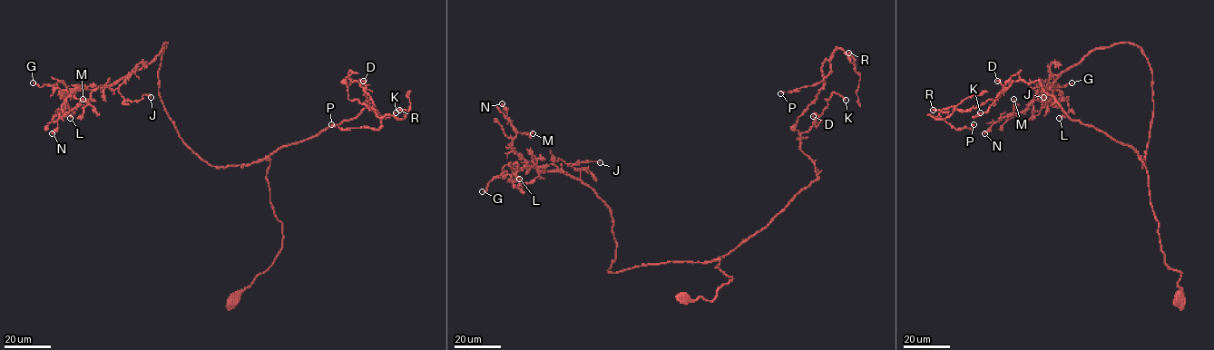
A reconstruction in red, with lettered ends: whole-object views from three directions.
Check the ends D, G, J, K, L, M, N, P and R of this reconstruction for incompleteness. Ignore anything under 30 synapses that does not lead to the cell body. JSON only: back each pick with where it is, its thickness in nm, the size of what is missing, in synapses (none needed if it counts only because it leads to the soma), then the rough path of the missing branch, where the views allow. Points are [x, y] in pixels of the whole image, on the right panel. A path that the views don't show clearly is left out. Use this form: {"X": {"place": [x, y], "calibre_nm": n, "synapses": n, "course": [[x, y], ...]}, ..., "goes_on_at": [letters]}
{"goes_on_at": []}

